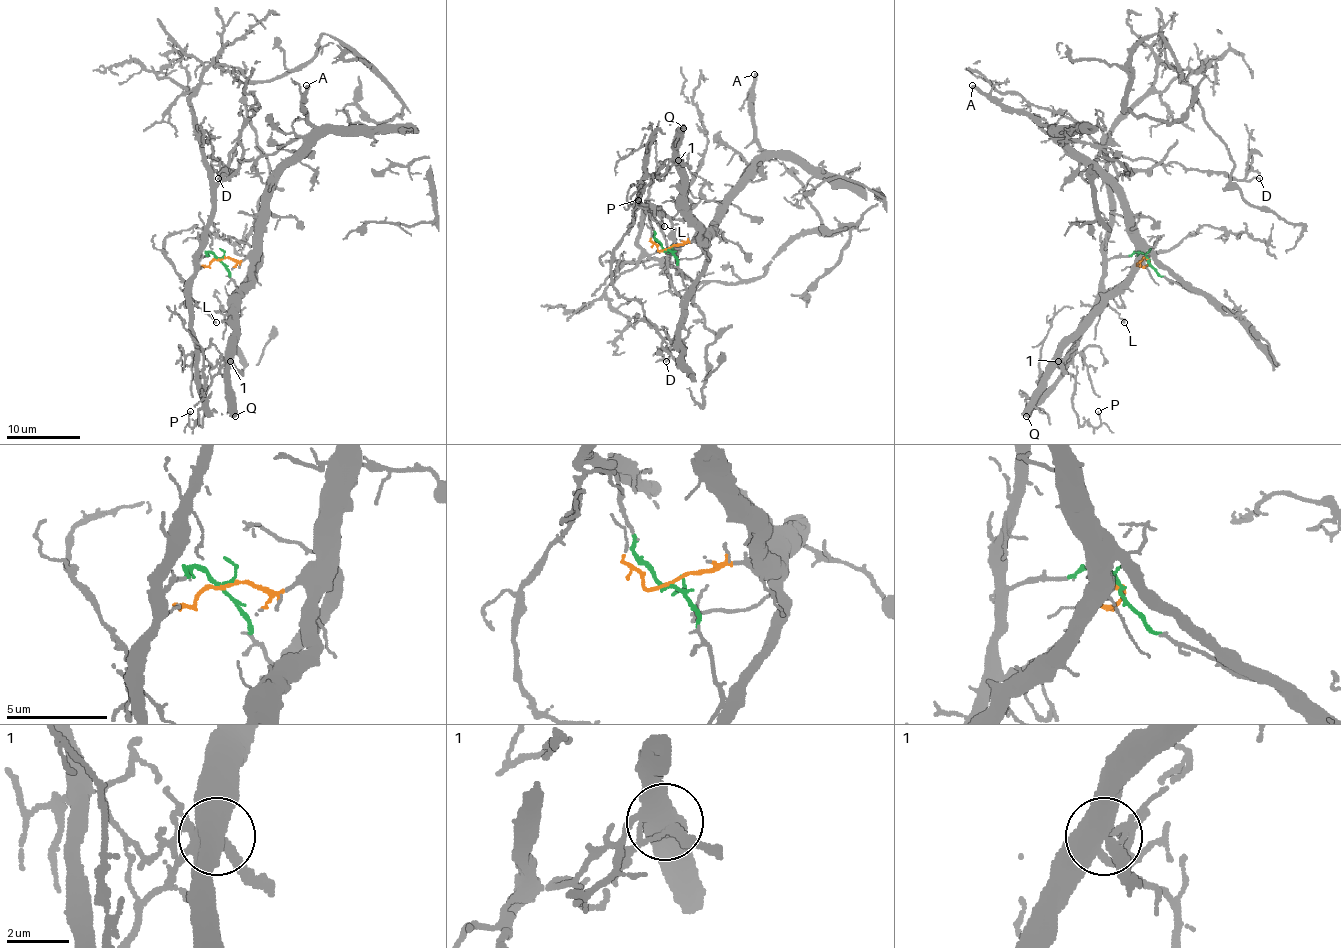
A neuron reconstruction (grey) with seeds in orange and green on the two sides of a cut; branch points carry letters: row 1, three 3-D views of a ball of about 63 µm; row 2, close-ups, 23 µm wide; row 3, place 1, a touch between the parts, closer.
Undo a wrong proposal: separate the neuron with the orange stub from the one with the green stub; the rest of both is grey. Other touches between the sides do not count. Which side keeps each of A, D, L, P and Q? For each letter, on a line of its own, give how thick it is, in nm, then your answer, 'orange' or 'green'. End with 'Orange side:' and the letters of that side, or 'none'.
A: 360 nm | orange
D: 150 nm | green
L: 120 nm | green
P: 120 nm | orange
Q: 600 nm | orange
Orange side: A, P, Q

